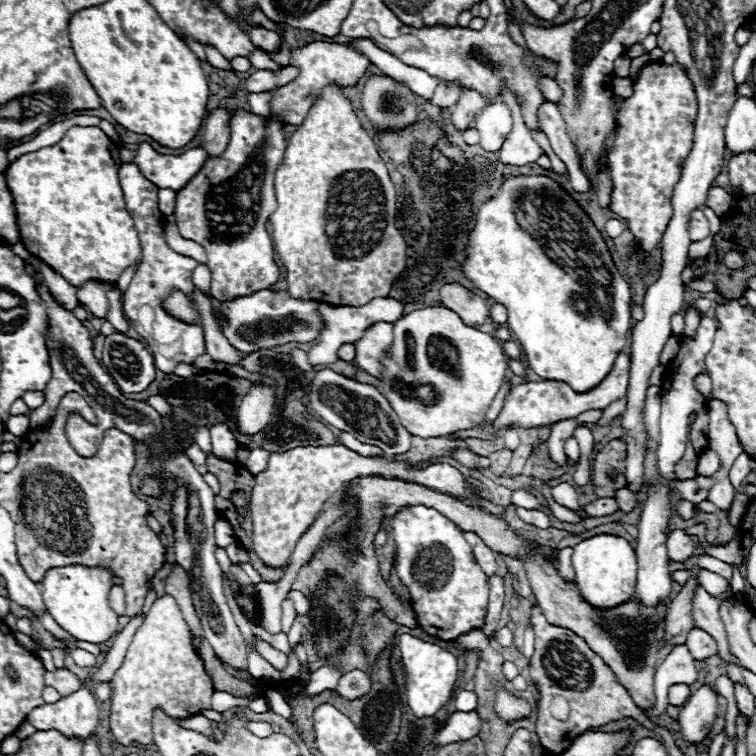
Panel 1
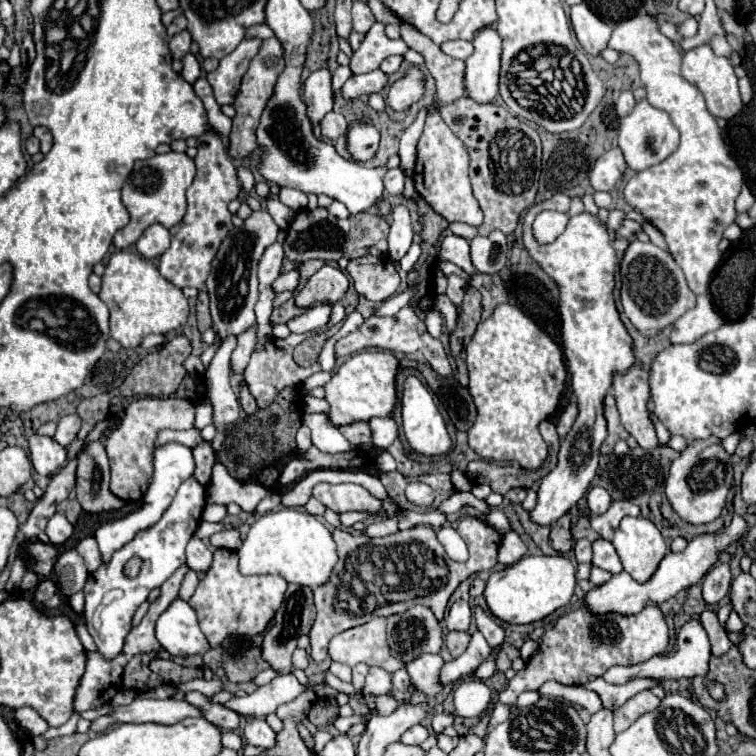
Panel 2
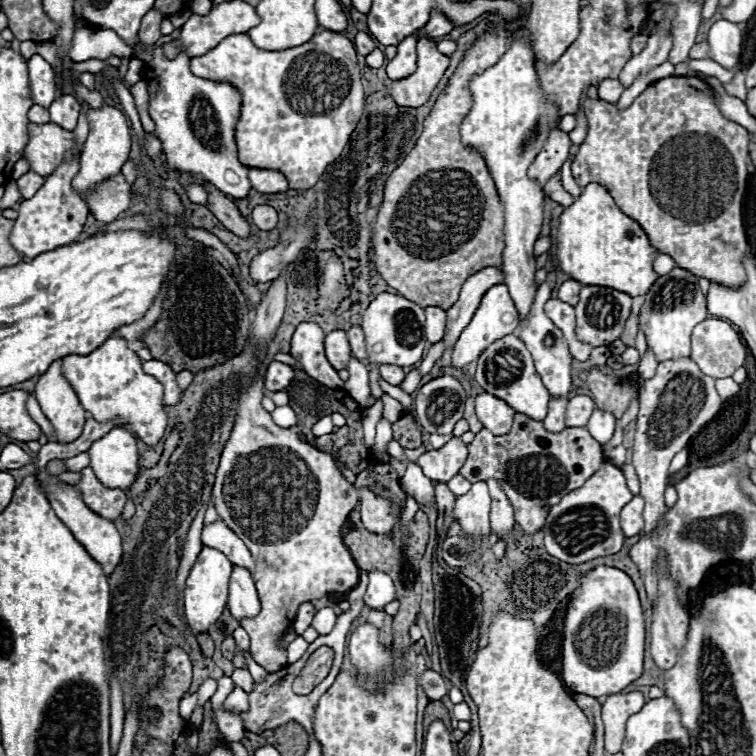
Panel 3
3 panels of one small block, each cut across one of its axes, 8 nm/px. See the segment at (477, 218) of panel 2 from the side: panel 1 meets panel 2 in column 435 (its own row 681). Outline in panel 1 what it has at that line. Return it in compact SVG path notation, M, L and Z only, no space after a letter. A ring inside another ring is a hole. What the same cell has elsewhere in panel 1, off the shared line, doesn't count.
M166 594L152 604L110 684L114 686L110 698L110 730L124 746L132 742L140 744L140 728L152 728L152 714L156 706L178 718L188 718L204 708L210 708L210 696L214 692L210 676L190 644L188 624L184 622L182 612L172 596Z

